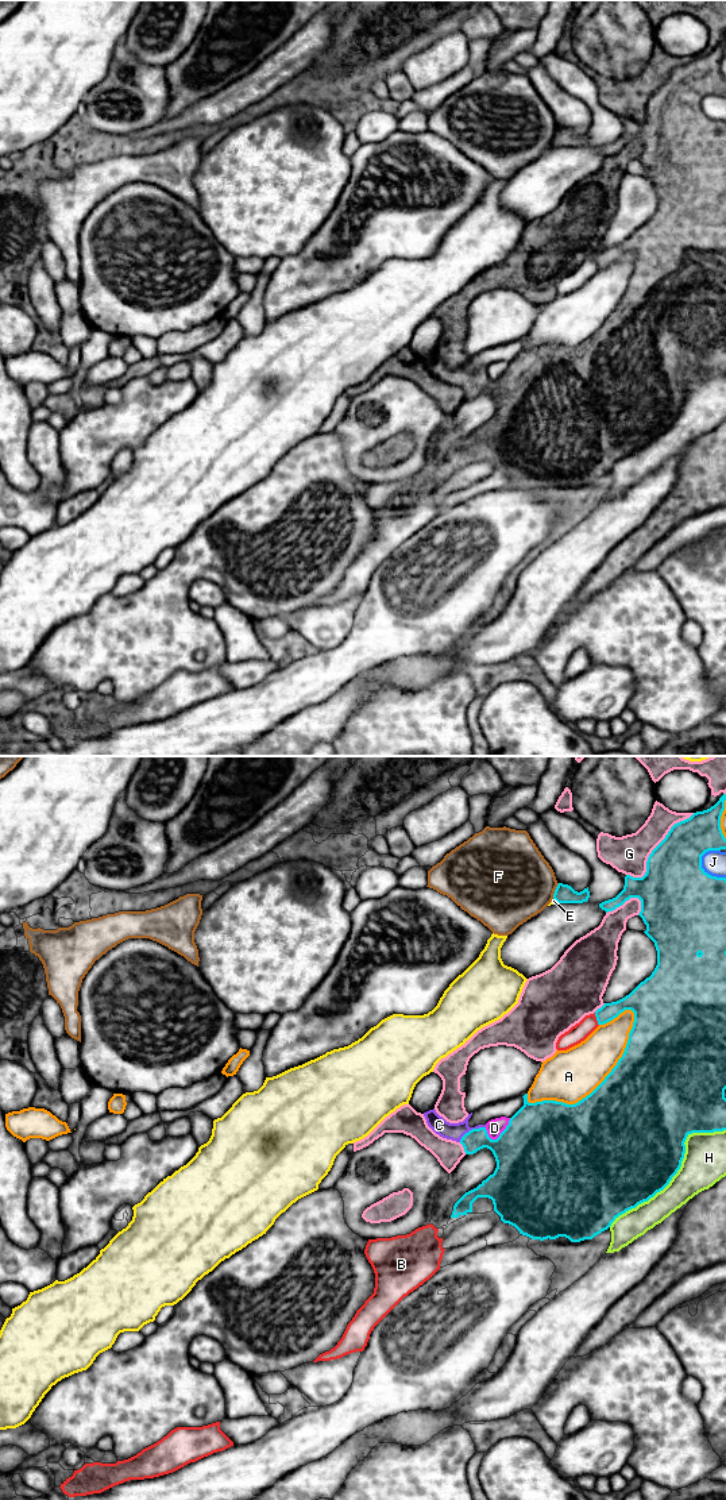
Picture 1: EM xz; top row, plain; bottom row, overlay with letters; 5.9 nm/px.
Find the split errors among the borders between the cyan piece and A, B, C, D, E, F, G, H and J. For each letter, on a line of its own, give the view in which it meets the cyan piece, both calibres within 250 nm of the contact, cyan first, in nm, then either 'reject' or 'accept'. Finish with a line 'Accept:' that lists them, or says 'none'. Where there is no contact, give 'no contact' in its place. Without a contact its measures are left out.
A: xz | 500/320 nm | reject
B: xz | 110/110 nm | reject
C: xz | 200/100 nm | accept
D: xz | 480/100 nm | reject
E: xz | 110/20 nm | reject
F: xz | 110/460 nm | reject
G: xz | 380/220 nm | reject
H: xz | 500/260 nm | reject
J: xz | 500/140 nm | reject
Accept: C

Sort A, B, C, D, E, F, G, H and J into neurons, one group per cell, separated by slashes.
A / B / C / D / E / F / G / H / J

